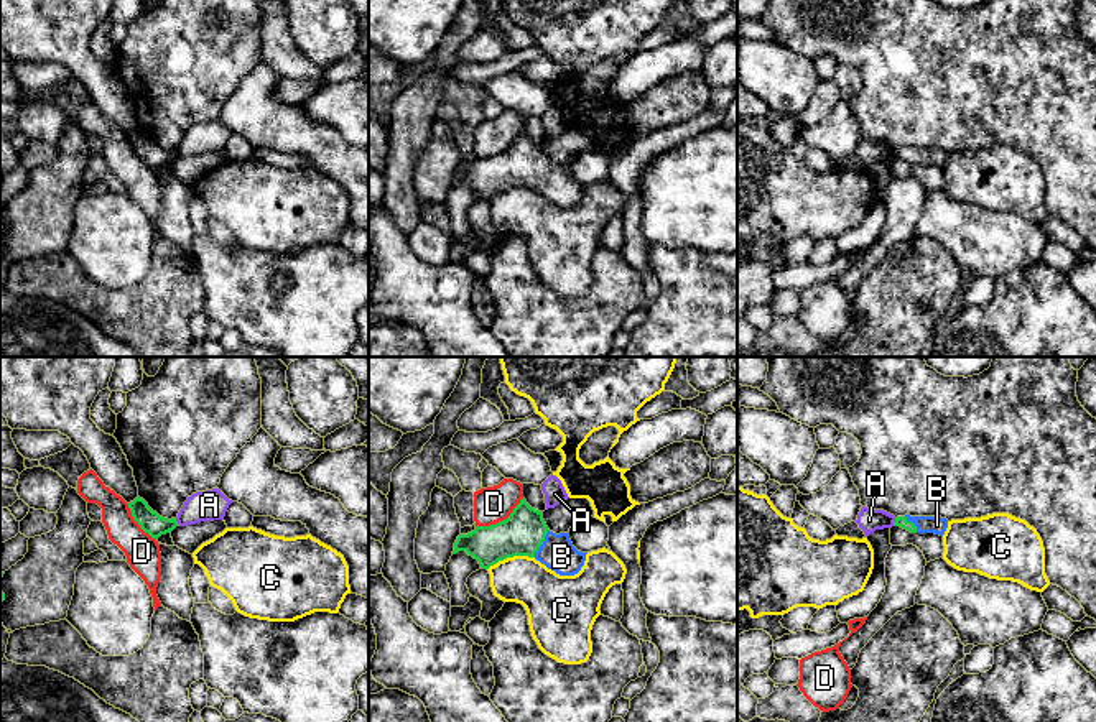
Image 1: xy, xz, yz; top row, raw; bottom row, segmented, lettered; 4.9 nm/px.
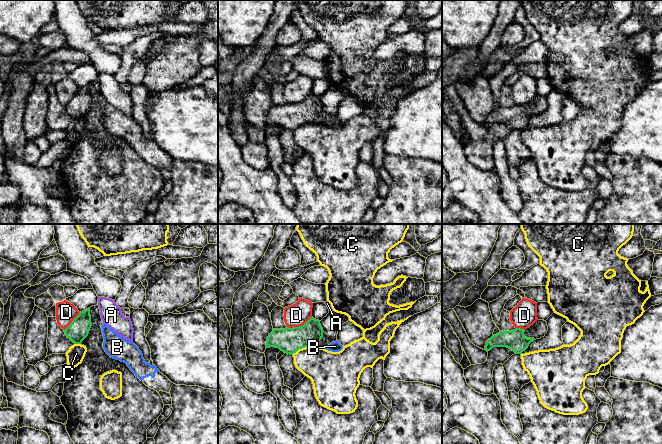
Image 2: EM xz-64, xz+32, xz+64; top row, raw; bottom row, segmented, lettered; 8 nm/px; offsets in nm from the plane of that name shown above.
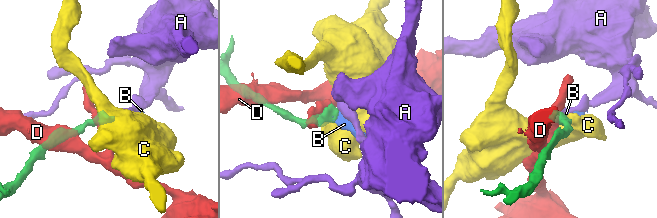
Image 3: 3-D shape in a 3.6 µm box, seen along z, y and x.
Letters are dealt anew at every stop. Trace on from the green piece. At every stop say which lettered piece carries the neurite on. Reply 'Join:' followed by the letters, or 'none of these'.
Join: B

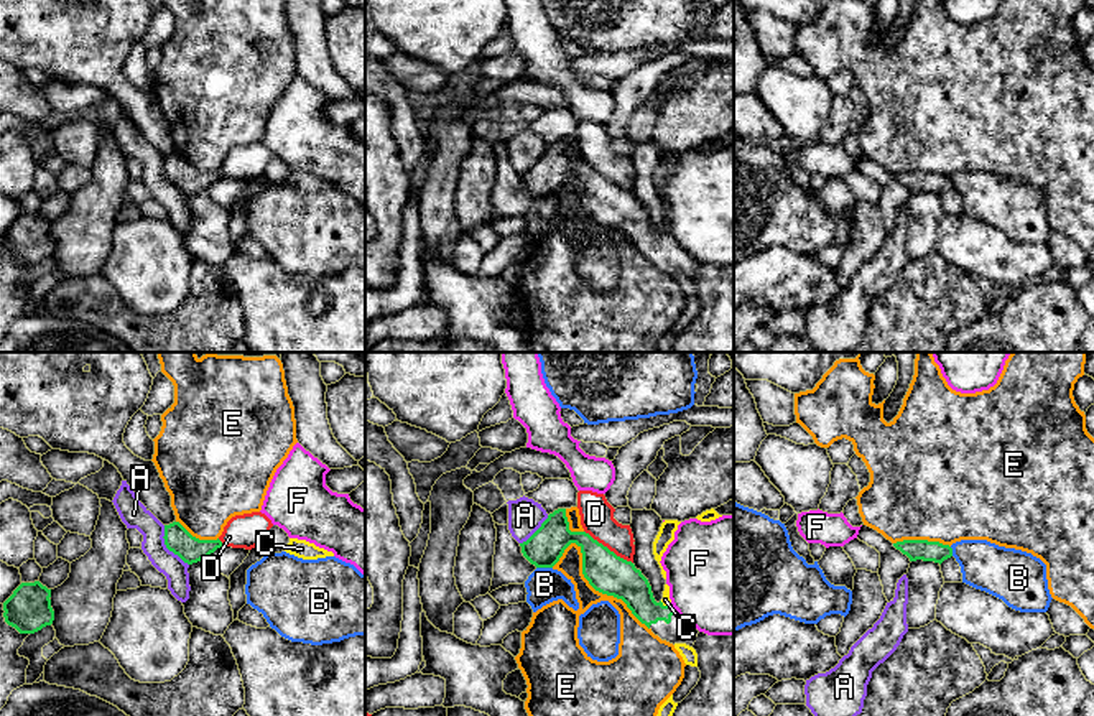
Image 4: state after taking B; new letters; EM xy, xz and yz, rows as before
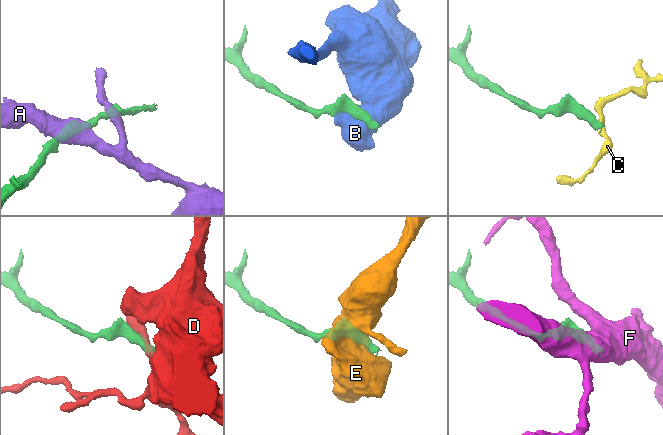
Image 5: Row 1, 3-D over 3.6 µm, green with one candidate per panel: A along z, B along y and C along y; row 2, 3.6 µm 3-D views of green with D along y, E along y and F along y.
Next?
Join: none of these

